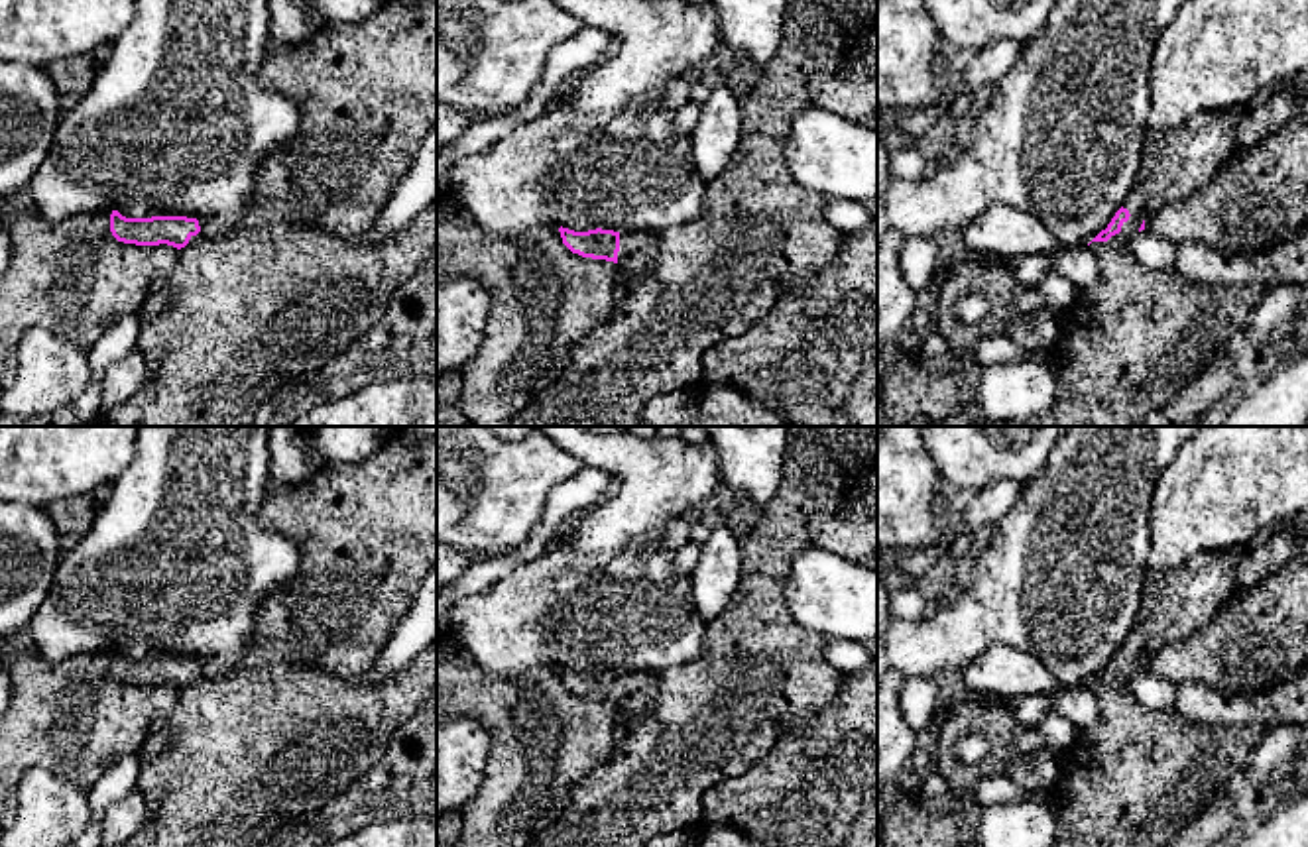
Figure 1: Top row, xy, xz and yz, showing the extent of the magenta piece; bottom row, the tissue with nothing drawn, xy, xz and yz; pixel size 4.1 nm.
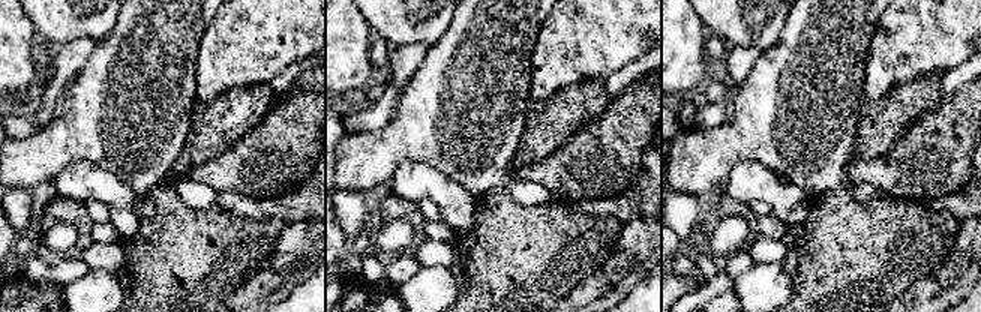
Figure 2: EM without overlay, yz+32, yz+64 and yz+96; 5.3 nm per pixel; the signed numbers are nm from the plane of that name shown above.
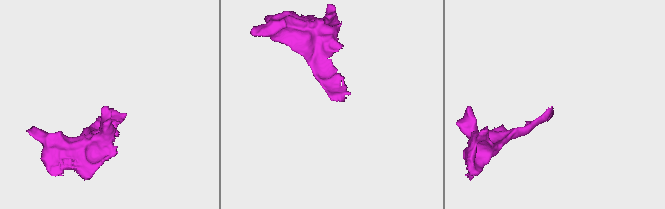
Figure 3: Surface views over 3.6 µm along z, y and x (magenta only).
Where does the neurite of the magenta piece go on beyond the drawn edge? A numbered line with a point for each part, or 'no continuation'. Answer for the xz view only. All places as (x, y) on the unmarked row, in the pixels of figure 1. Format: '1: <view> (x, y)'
1: xz (638, 690)

